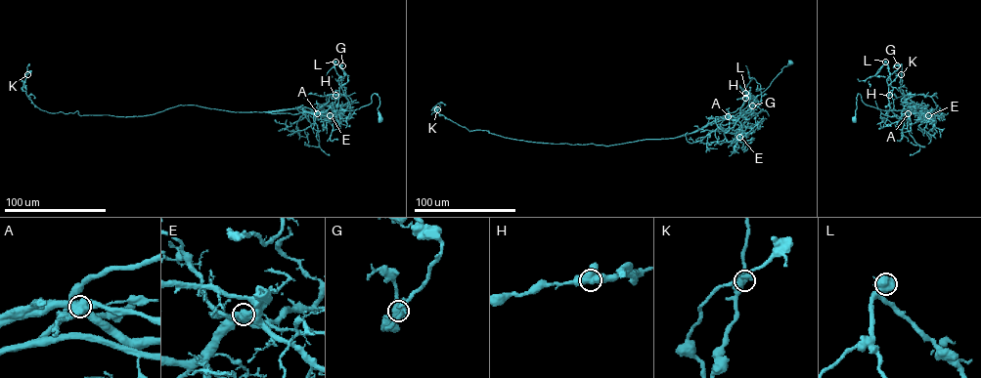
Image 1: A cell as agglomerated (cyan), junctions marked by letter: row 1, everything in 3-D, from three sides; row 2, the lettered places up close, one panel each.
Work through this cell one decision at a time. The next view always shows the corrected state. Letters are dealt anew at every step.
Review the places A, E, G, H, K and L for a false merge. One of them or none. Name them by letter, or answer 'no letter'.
A

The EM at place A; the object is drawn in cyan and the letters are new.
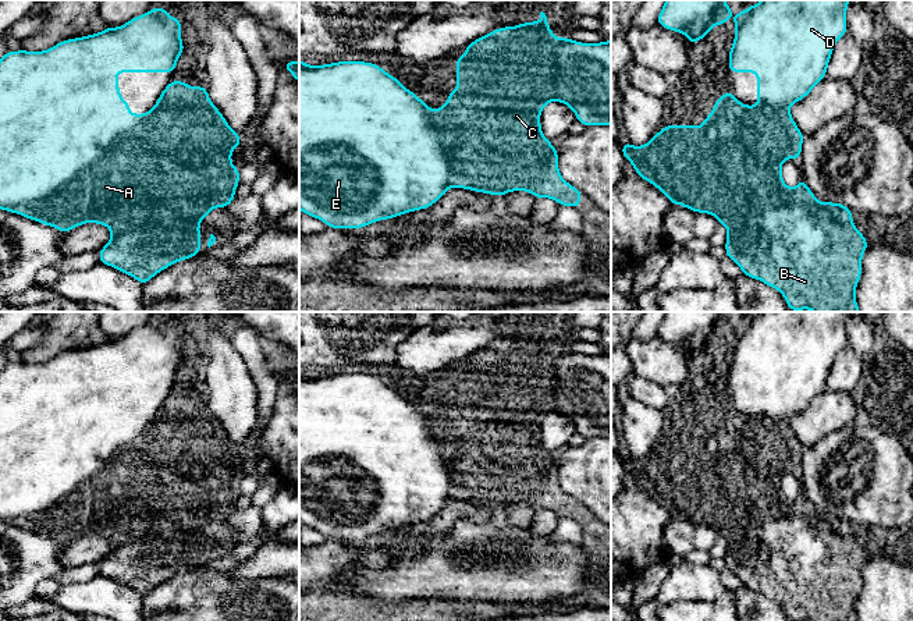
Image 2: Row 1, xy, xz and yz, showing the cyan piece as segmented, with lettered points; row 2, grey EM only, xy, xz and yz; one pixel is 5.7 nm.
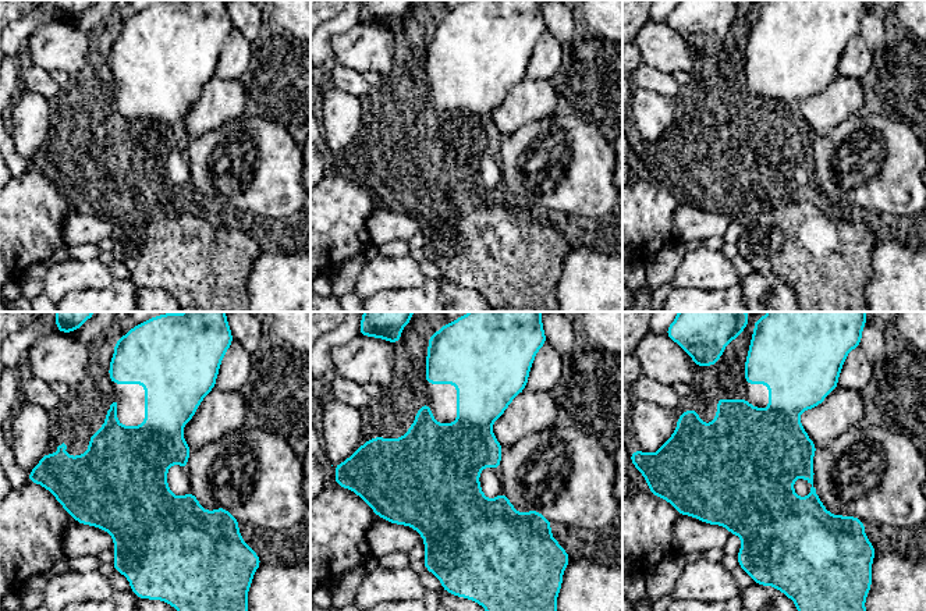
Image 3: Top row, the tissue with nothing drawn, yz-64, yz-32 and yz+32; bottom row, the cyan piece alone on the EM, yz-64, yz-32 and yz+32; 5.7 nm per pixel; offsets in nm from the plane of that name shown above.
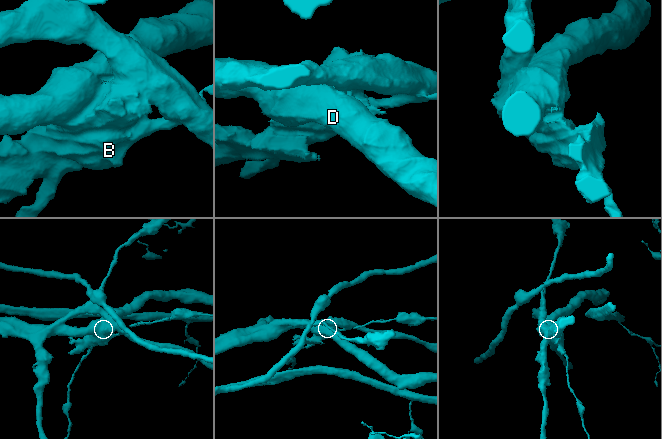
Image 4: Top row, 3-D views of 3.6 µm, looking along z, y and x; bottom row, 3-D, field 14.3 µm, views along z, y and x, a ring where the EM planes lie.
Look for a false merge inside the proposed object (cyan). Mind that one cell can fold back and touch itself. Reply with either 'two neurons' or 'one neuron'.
two neurons

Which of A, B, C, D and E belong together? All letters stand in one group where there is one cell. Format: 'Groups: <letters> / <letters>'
Groups: A D E / B C

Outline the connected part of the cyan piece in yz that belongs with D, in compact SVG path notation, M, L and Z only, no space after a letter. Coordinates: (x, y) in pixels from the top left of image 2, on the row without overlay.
M761 312L735 330L729 384L757 386L757 415L788 420L804 411L827 387L836 354L848 344L849 312Z

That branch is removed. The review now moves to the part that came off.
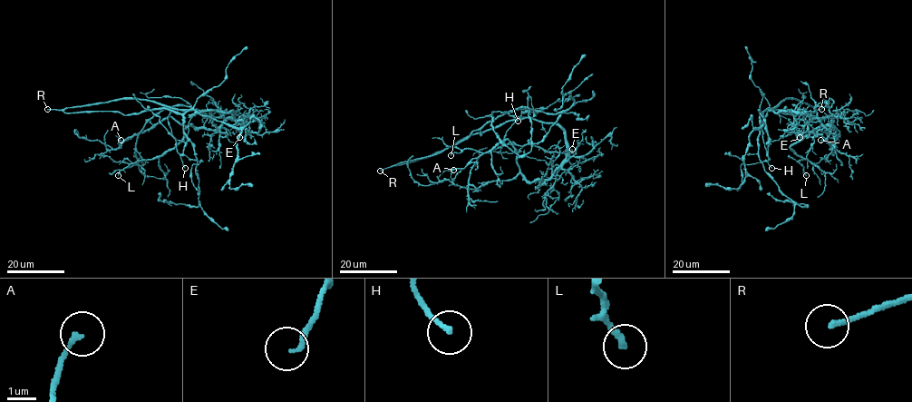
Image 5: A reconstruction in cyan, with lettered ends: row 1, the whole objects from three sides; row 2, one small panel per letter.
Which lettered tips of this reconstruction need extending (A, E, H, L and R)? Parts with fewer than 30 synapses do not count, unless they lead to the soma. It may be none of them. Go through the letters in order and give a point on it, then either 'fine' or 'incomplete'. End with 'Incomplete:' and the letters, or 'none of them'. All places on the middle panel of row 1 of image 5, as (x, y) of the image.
A: (453, 170) | fine
E: (572, 149) | fine
H: (518, 121) | fine
L: (451, 155) | fine
R: (380, 171) | incomplete
Incomplete: R

